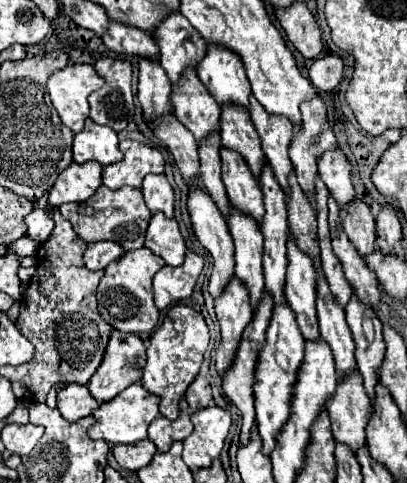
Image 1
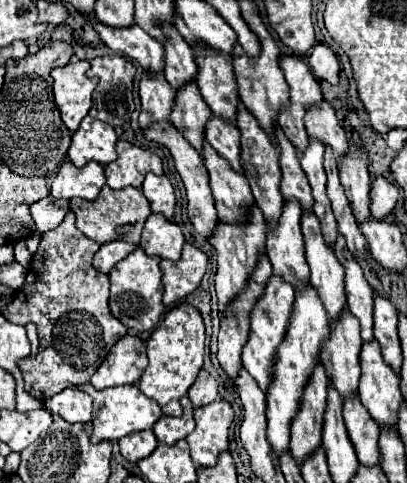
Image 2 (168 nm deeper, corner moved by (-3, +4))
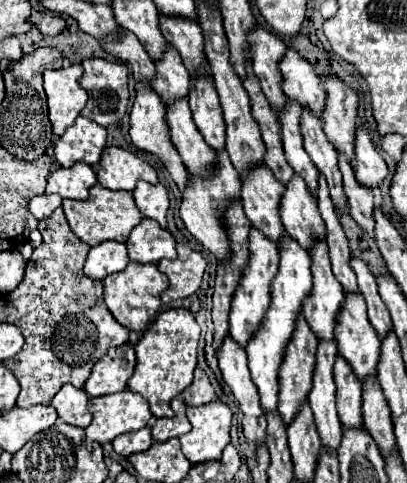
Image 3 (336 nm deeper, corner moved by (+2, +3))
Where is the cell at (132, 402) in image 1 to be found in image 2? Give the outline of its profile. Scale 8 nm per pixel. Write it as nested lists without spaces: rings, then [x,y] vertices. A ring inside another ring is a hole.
[[[90,383],[85,386],[79,386],[81,390],[87,392],[93,398],[93,436],[97,440],[119,440],[127,434],[143,432],[151,428],[163,414],[161,408],[157,406],[155,400],[149,400],[139,388],[133,386],[115,386],[115,388],[105,388],[105,390],[95,390]]]

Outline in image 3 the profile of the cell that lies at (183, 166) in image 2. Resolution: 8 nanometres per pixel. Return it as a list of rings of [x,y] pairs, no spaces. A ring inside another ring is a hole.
[[[148,81],[136,83],[136,99],[134,99],[134,105],[130,111],[130,139],[138,149],[158,155],[160,161],[164,163],[164,167],[168,169],[170,177],[176,181],[176,185],[180,189],[184,189],[184,185],[188,183],[188,169],[184,169],[180,155],[176,155],[176,149],[172,147],[170,135],[168,135],[168,125],[166,125],[166,107],[164,107],[162,99],[158,97],[158,93],[152,89],[152,85],[148,85]]]

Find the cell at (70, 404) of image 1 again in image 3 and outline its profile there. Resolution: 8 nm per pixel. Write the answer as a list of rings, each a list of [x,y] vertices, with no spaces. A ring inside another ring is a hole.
[[[64,385],[50,405],[58,411],[64,423],[74,427],[86,427],[92,421],[88,401],[90,397],[84,389],[76,389],[74,385]]]

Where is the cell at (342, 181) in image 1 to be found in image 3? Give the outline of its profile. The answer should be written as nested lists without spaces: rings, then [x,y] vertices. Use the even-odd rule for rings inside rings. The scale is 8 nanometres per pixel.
[[[286,47],[286,53],[280,61],[280,75],[282,75],[282,91],[286,97],[292,97],[312,109],[312,113],[322,113],[324,109],[324,89],[320,77],[314,73],[314,67],[292,47]]]

